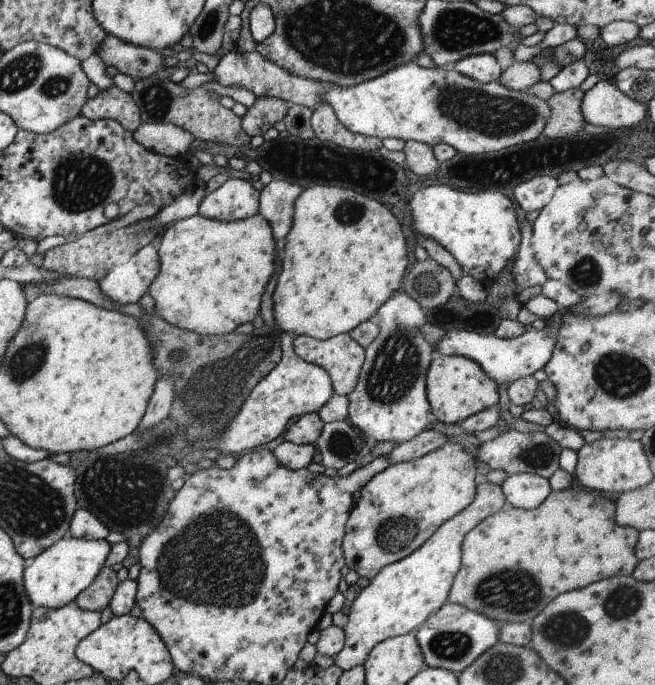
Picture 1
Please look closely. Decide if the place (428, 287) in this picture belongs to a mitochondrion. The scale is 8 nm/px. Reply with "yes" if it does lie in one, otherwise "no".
yes

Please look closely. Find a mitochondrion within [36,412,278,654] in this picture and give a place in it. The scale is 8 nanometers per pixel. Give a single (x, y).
(217, 562)

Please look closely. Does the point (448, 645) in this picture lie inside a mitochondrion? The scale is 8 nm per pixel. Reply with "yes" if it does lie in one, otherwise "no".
yes

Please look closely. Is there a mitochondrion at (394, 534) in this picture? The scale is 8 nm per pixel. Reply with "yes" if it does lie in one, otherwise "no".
yes

